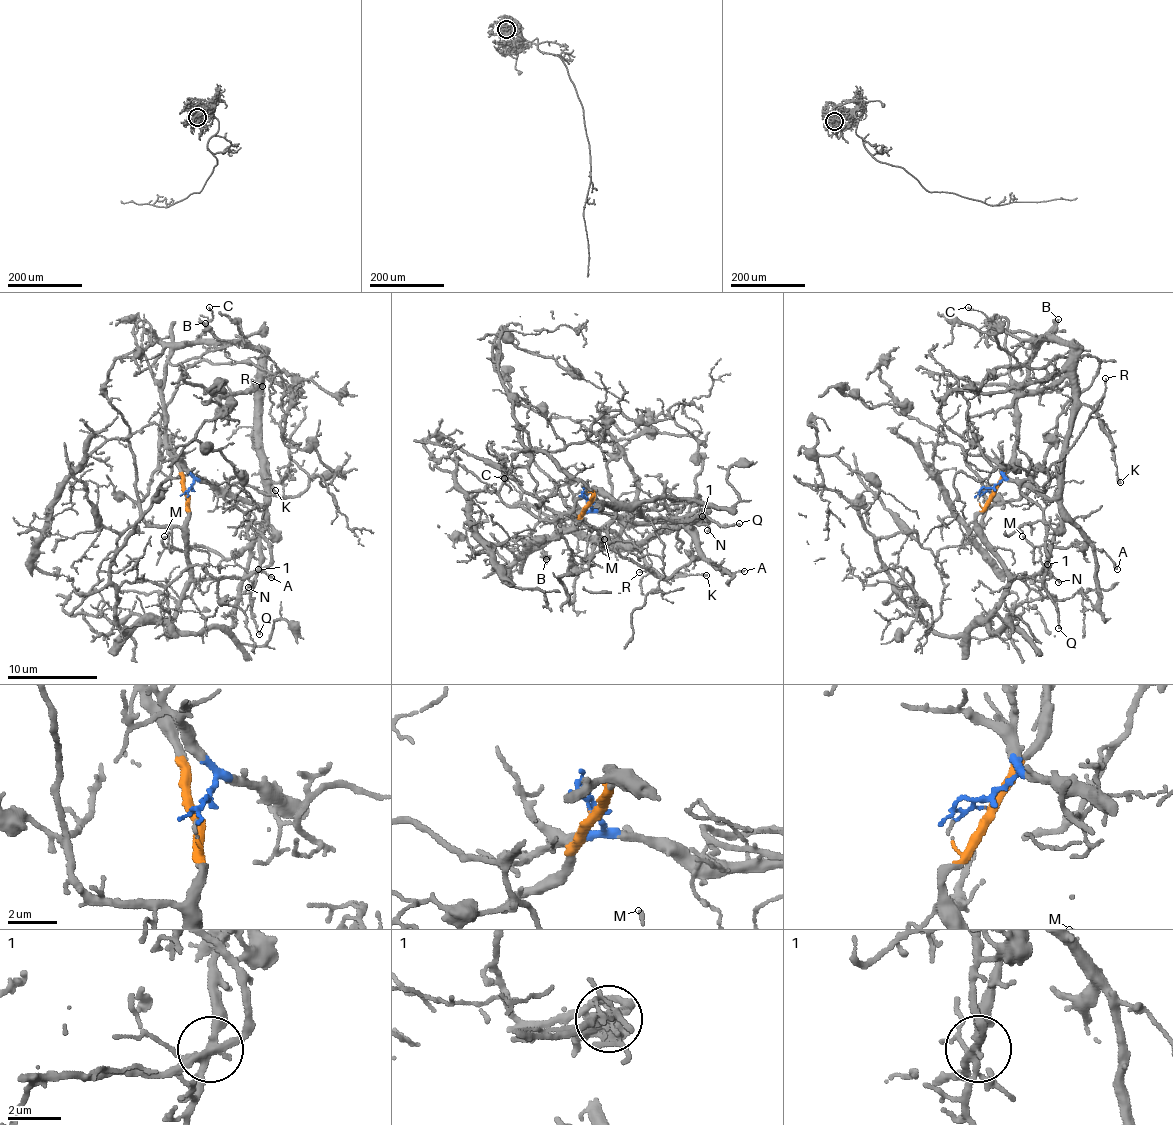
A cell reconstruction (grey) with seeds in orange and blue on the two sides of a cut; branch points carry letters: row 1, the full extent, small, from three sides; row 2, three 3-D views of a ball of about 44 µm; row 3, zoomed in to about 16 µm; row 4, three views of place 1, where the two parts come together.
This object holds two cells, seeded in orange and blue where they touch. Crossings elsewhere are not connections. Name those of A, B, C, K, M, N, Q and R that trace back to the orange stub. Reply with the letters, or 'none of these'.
none of these

